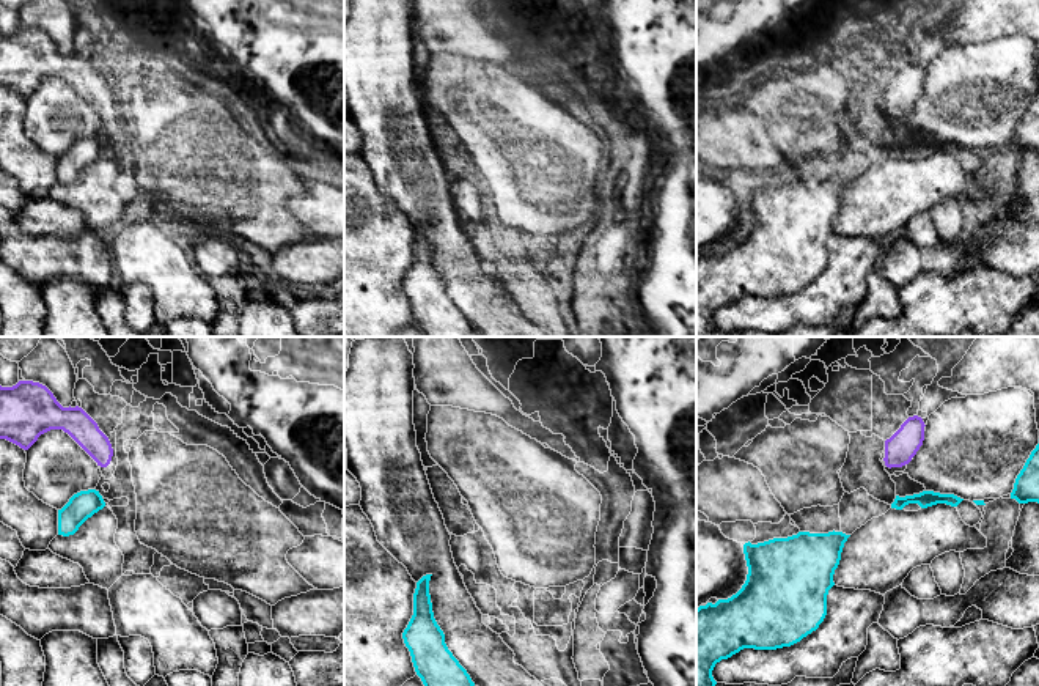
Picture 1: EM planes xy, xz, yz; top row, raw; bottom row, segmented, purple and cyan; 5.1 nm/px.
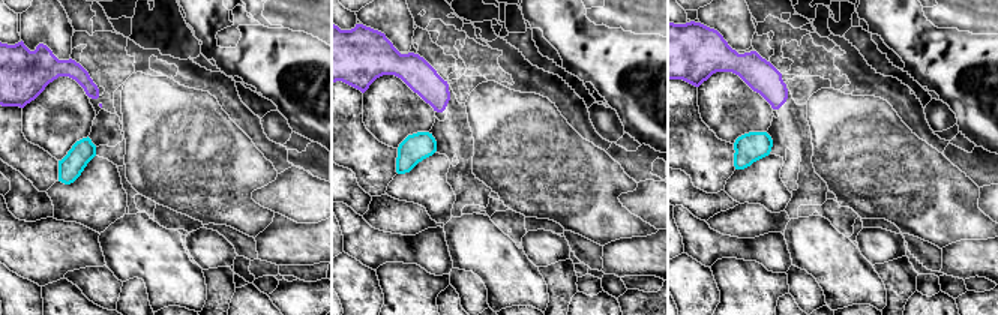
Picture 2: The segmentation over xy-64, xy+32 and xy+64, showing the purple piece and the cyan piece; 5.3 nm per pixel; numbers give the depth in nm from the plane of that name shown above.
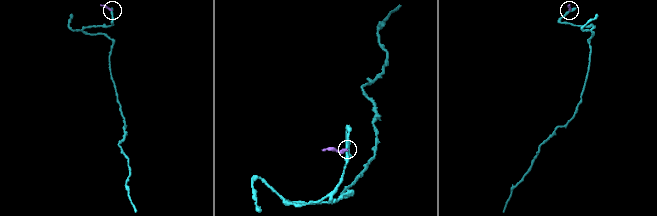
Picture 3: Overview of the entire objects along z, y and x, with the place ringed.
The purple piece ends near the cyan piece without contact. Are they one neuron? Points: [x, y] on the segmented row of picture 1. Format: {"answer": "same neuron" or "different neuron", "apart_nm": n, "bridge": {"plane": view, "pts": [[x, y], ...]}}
{"answer": "different neuron", "apart_nm": 120, "bridge": {"plane": "xy", "pts": [[101, 466], [95, 490]]}}

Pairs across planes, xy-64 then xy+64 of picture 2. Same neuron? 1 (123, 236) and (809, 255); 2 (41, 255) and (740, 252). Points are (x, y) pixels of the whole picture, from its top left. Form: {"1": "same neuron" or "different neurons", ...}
{"1": "same neuron", "2": "same neuron"}

